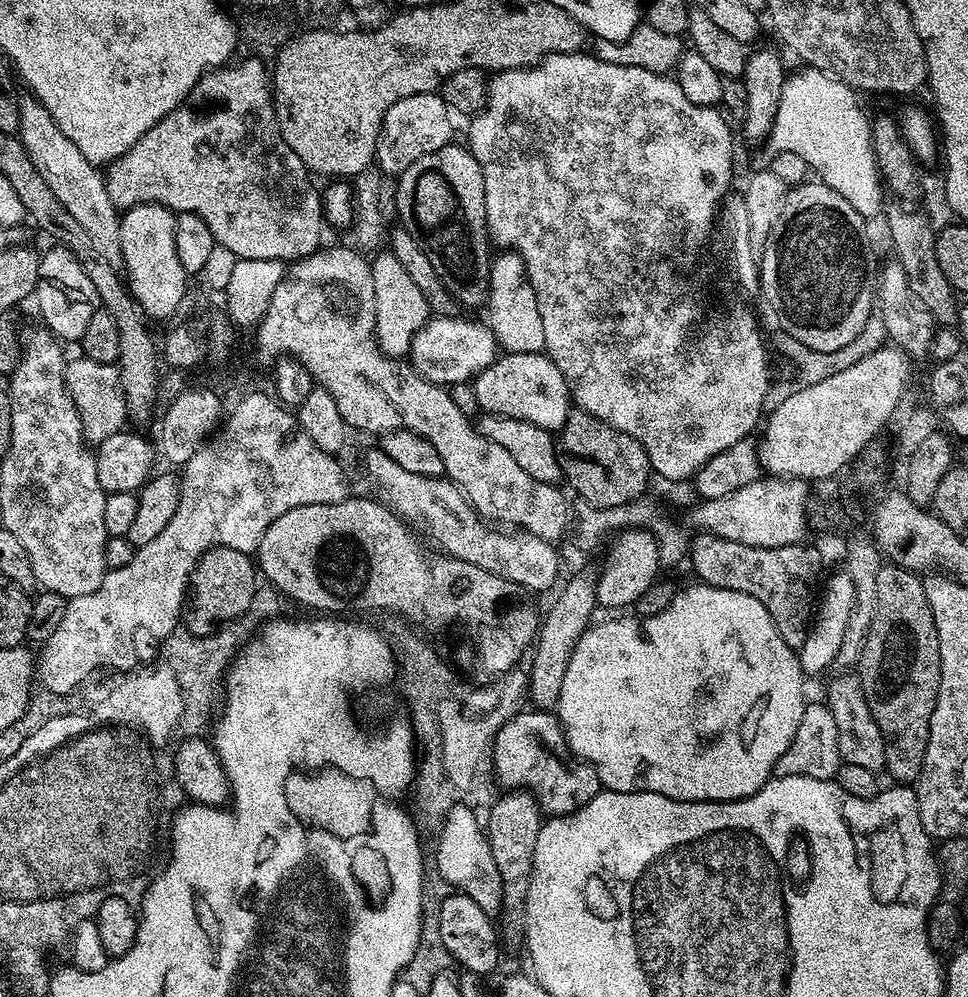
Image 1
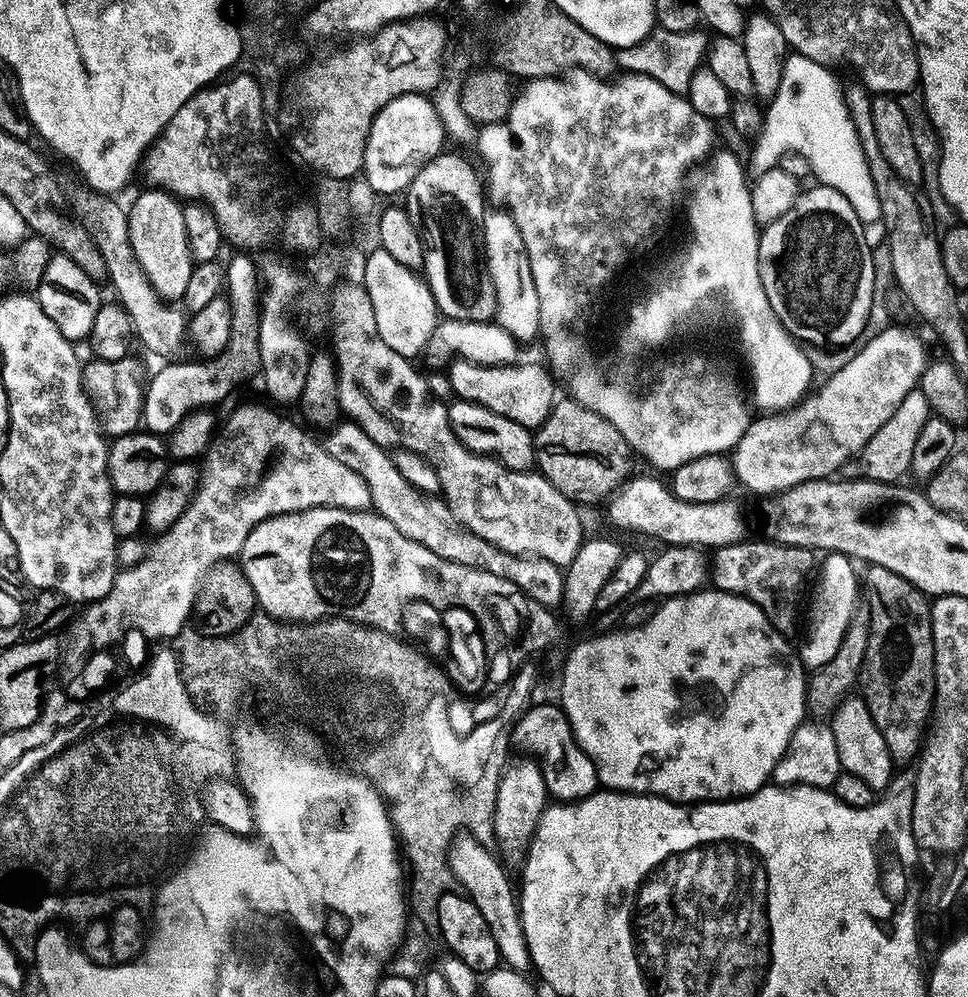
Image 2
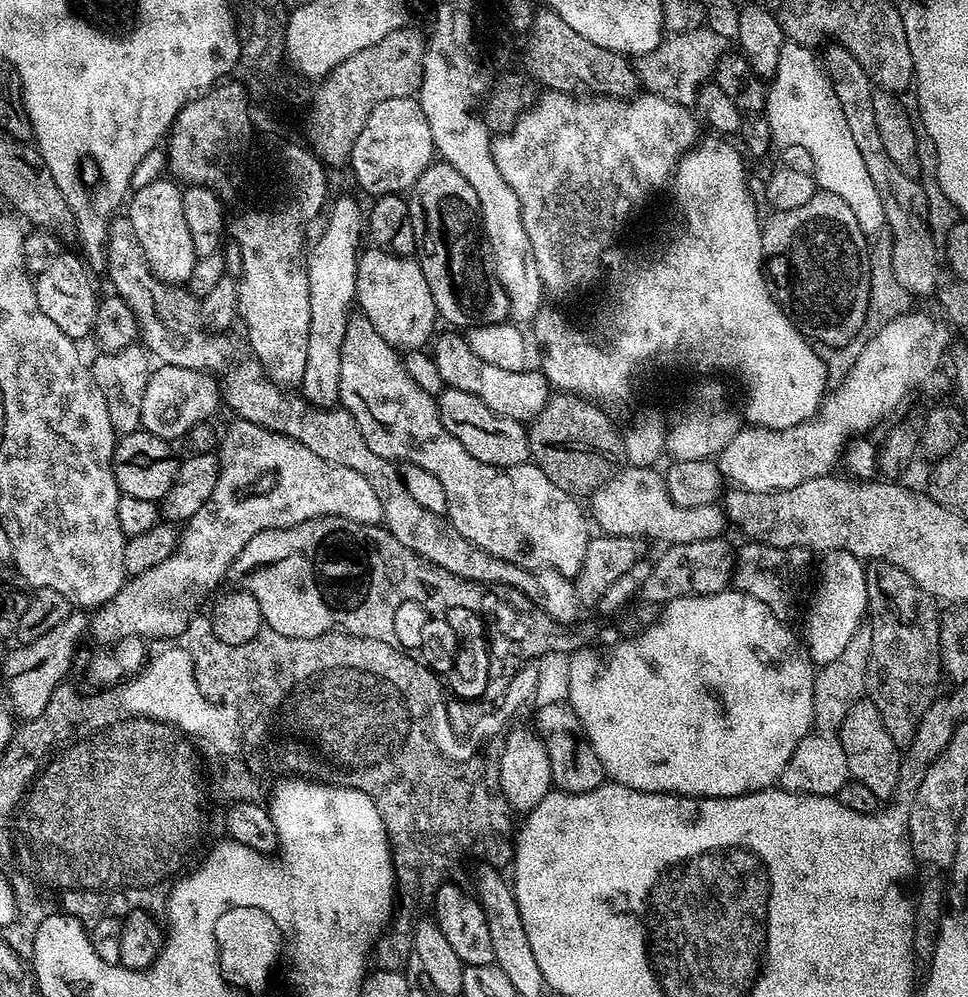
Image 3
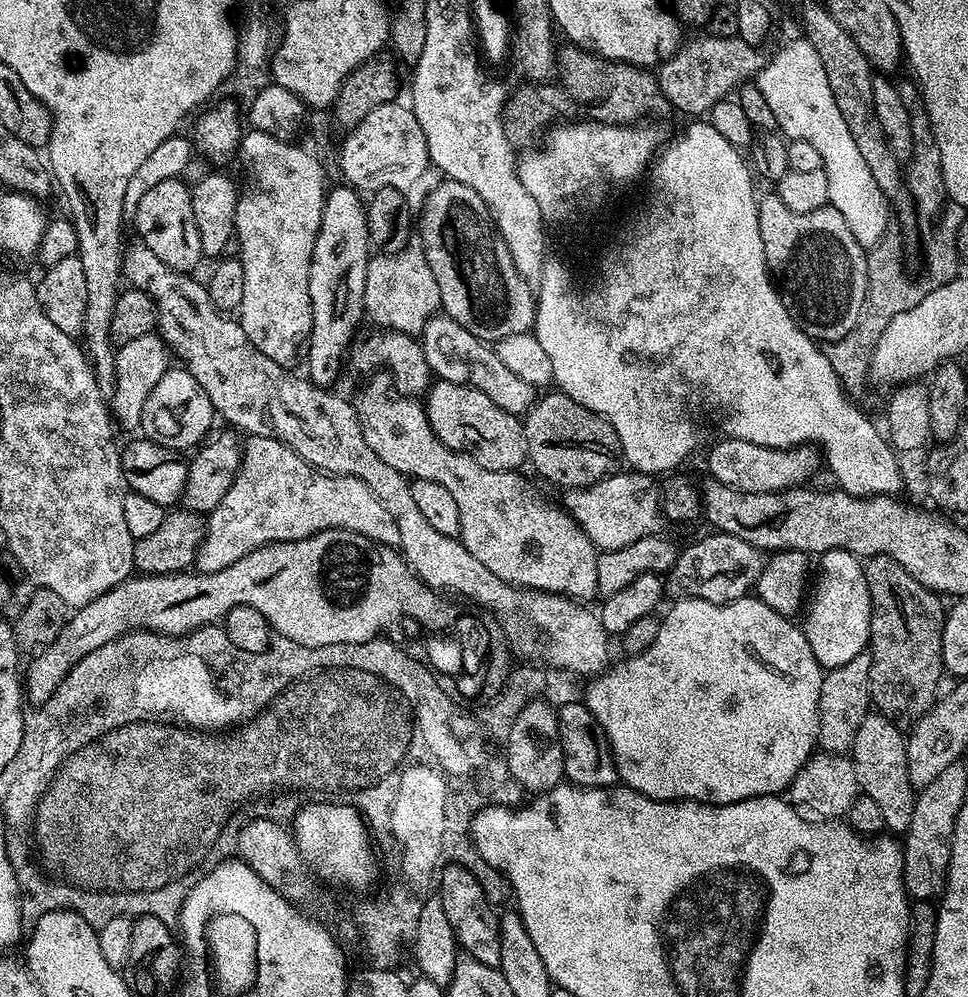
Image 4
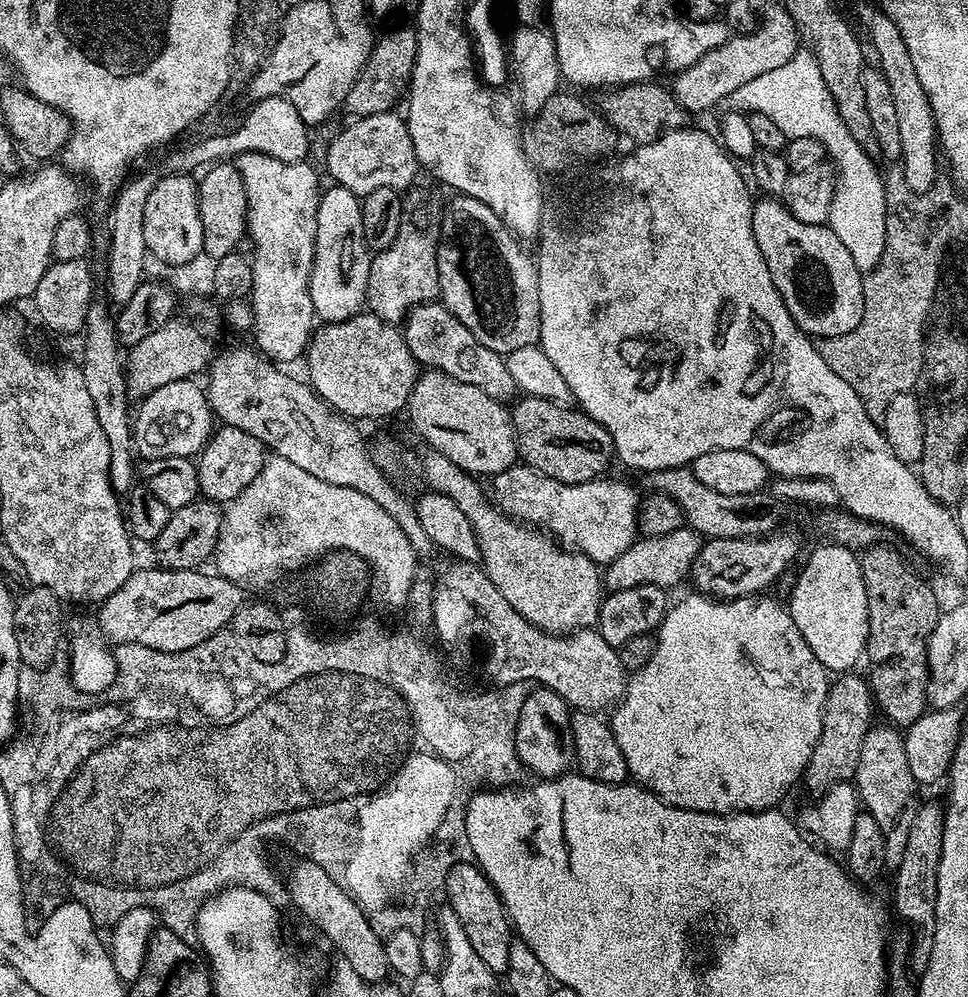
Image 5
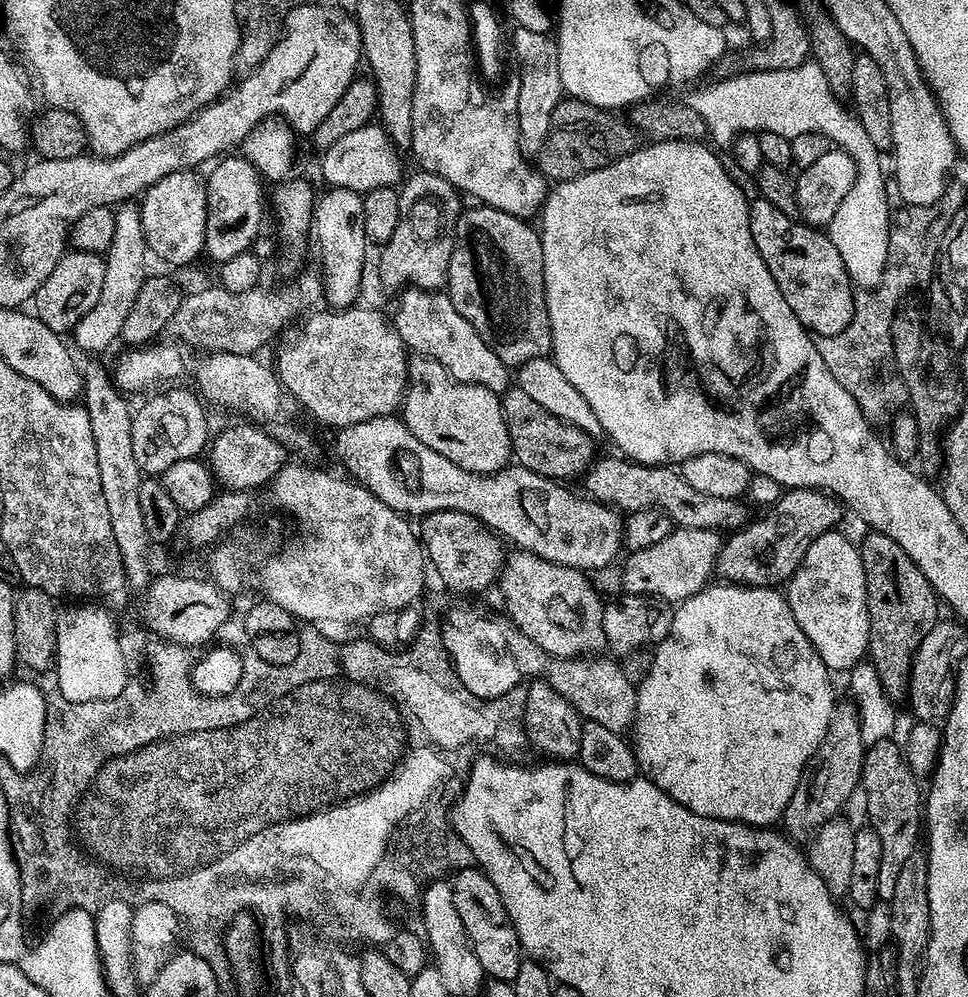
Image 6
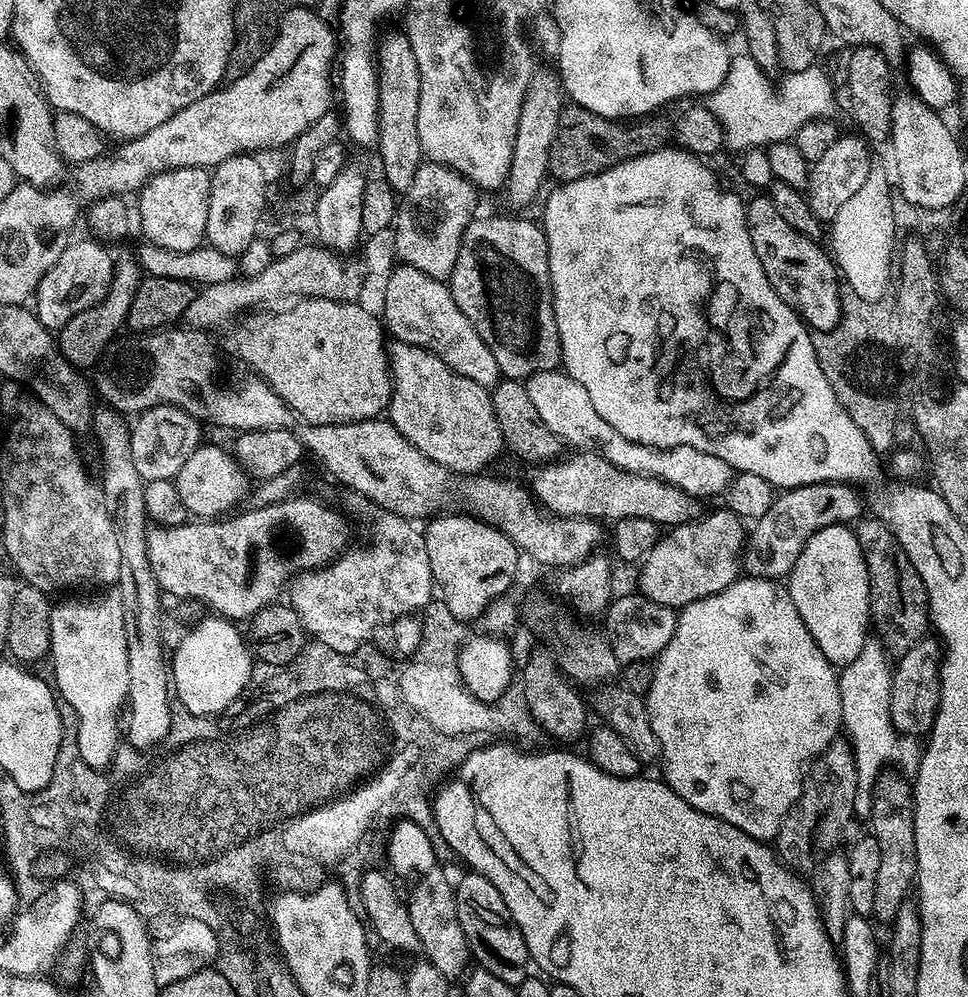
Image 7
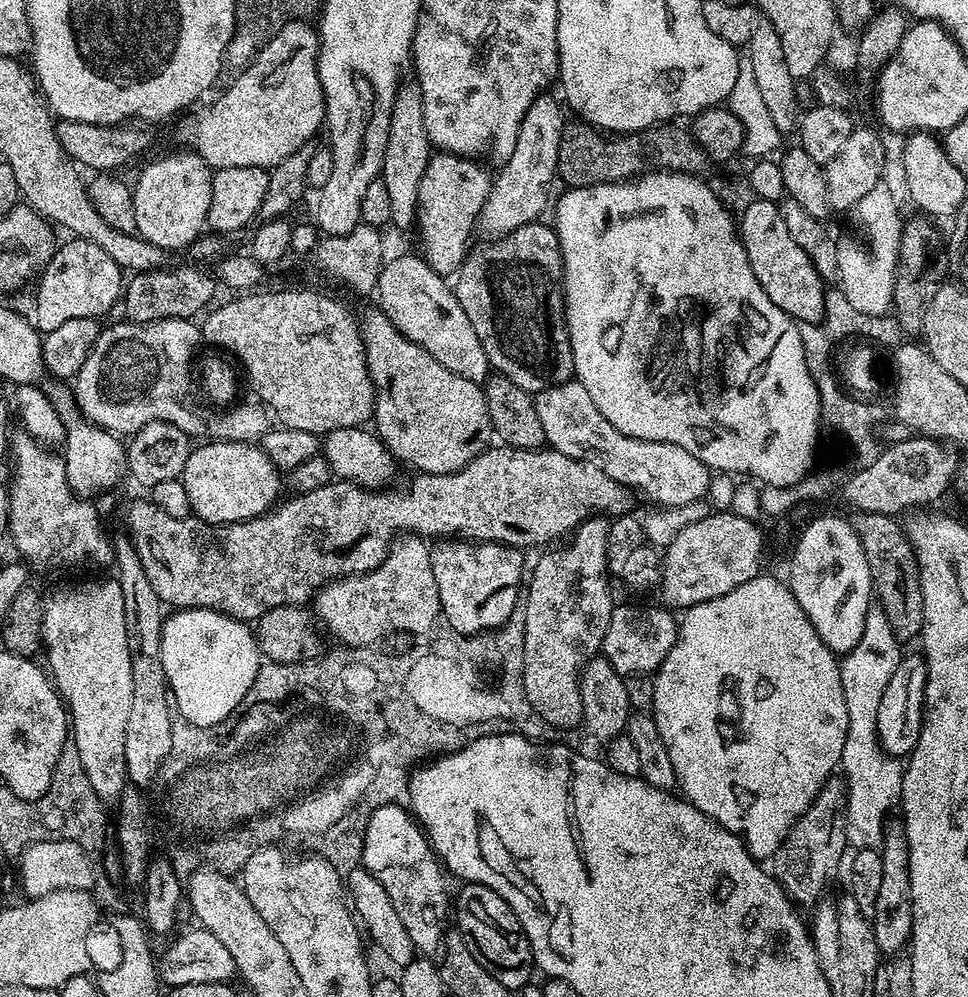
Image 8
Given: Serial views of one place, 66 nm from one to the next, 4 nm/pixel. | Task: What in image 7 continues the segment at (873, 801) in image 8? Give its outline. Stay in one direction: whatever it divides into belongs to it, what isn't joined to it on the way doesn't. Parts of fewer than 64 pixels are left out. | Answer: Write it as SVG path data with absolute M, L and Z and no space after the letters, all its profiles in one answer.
M869 638L854 662L839 669L838 694L842 702L843 735L854 754L854 766L858 772L858 792L854 798L854 813L867 817L872 811L872 789L876 780L889 767L896 756L898 733L890 718L890 686L892 685L893 661L879 638Z

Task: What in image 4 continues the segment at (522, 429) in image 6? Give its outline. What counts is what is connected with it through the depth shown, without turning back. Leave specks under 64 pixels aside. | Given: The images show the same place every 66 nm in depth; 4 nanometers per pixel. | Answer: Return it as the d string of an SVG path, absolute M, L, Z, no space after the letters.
M552 390L544 395L522 420L530 468L532 464L542 479L557 484L561 490L586 489L621 471L624 451L610 422L584 404L574 402L565 392Z

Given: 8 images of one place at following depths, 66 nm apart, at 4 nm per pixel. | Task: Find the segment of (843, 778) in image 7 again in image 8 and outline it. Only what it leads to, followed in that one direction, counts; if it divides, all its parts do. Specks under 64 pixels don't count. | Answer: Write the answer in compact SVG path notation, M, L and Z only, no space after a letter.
M833 774L822 786L814 802L796 819L794 827L782 846L770 858L770 872L784 887L784 893L797 905L815 905L825 895L832 875L840 868L844 848L849 847L848 835L844 829L848 785L839 775Z

